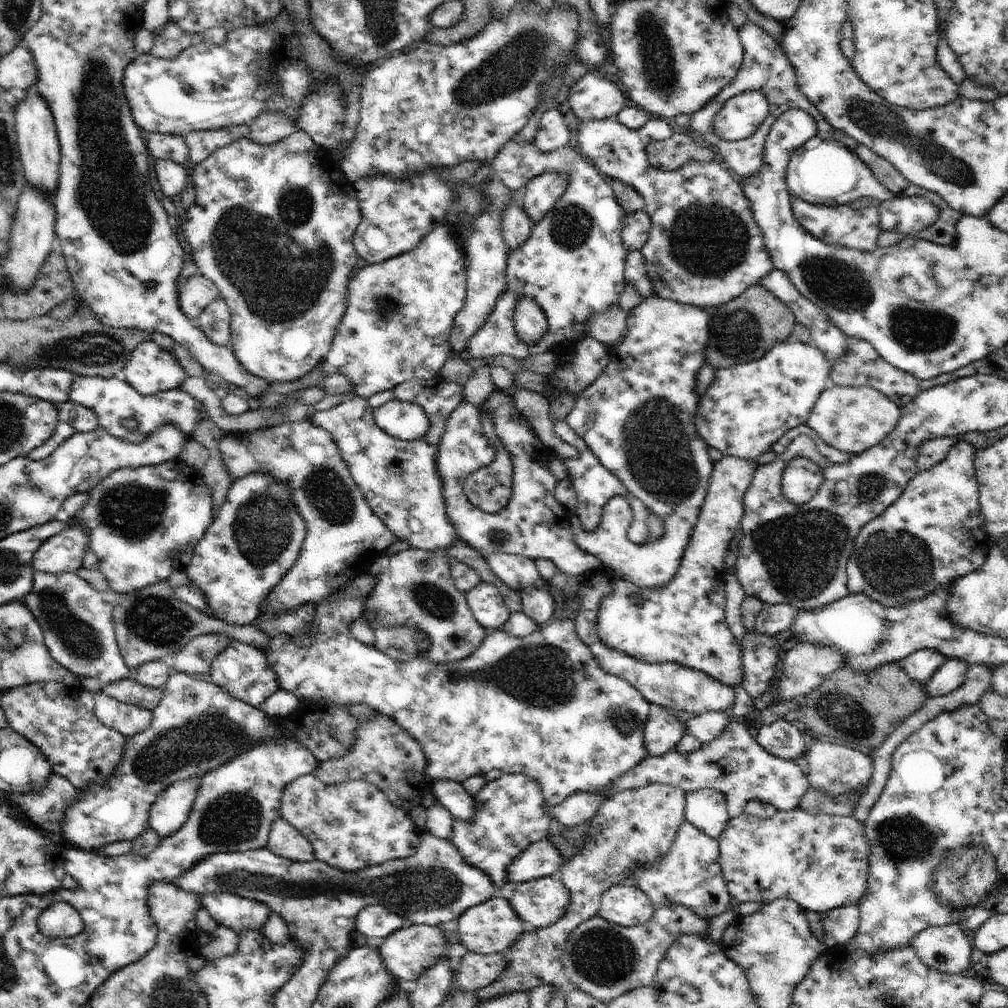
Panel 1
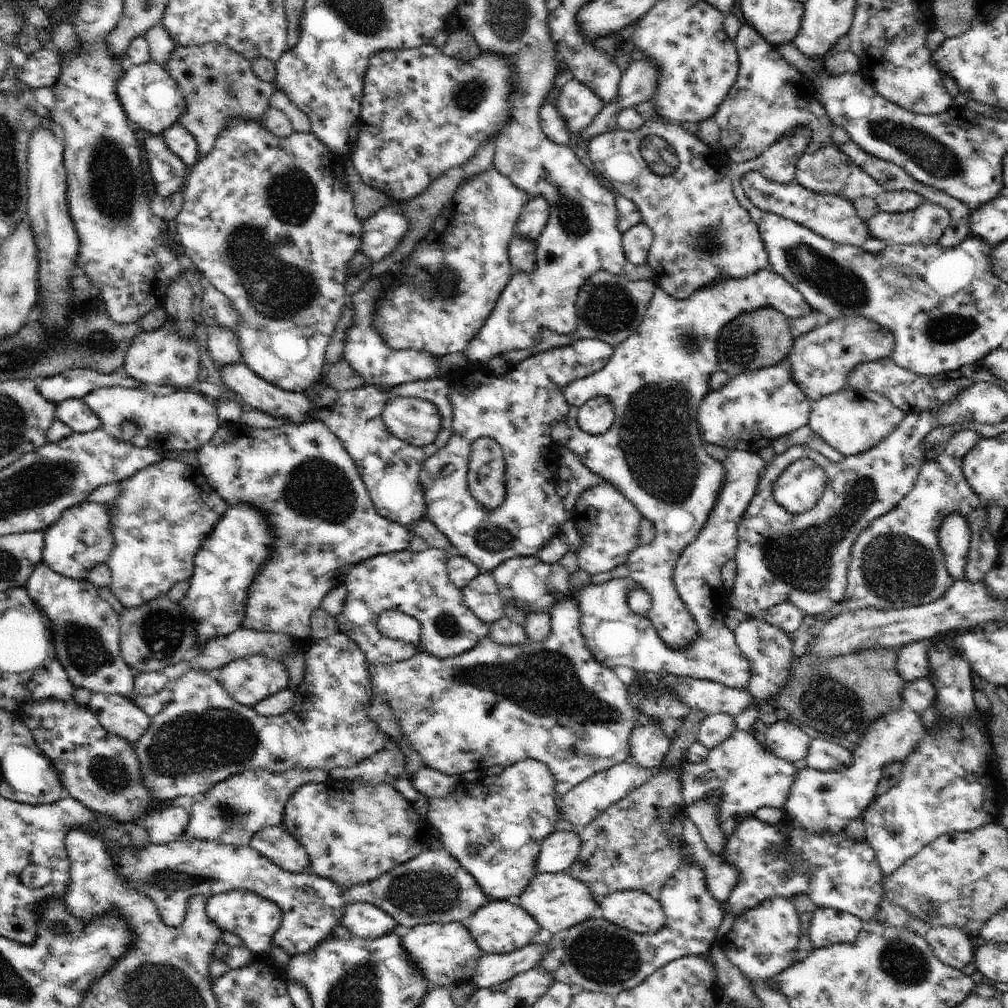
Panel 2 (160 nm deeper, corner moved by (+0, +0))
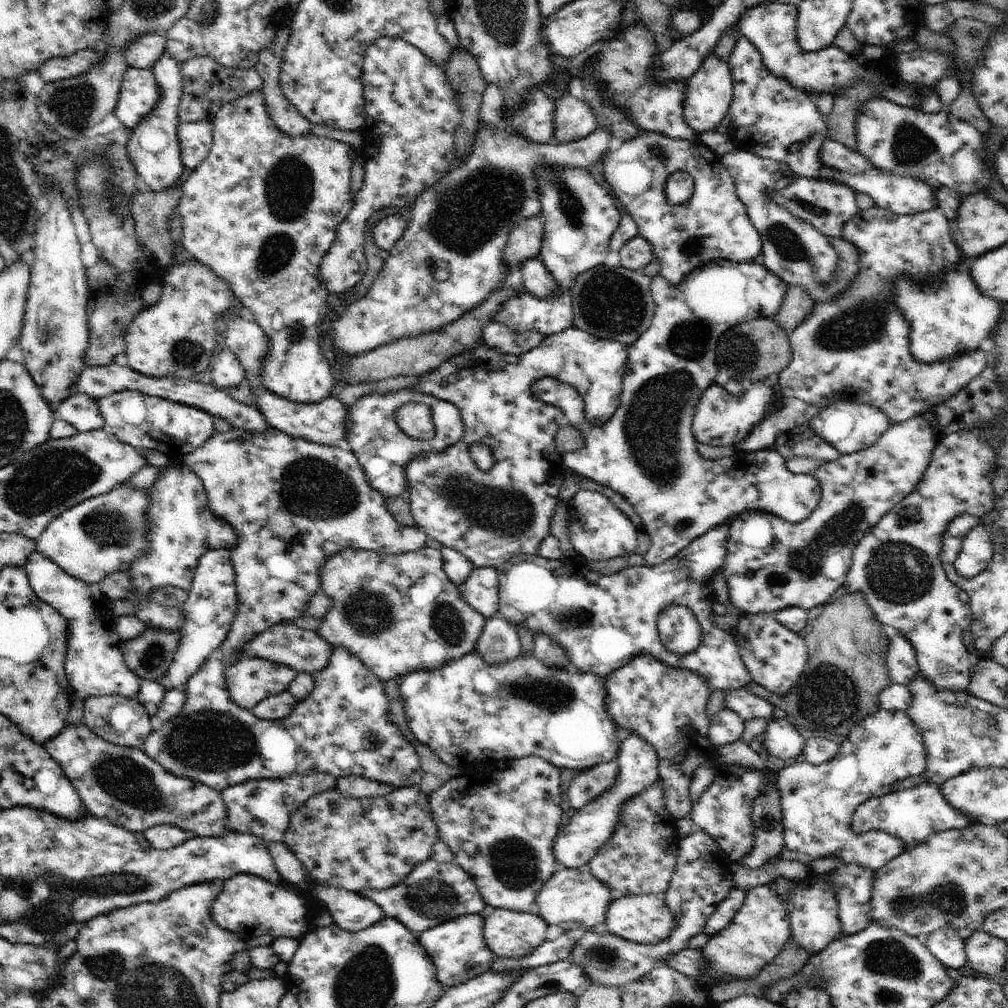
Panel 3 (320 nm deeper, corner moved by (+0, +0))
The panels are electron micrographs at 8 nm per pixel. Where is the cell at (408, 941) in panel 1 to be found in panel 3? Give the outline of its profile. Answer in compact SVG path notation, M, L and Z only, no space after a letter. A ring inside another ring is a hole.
M480 914L462 915L419 934L419 943L435 964L438 980L443 985L455 987L491 970L491 963L498 957L486 944L484 919Z

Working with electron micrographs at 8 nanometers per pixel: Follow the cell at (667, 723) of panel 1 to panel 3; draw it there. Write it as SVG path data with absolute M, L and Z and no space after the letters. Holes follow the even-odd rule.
M630 735L619 746L615 761L618 763L618 774L613 787L608 787L602 794L591 800L586 806L577 810L565 827L556 835L553 851L559 868L582 869L588 866L589 860L612 838L621 821L621 808L634 795L650 788L659 780L659 760L656 749L642 737Z

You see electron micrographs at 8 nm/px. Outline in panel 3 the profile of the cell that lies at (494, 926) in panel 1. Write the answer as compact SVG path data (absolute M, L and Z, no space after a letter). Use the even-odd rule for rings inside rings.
M495 908L490 917L484 919L483 931L486 944L499 957L518 959L528 956L535 948L546 941L547 922L534 911L521 913L506 909Z

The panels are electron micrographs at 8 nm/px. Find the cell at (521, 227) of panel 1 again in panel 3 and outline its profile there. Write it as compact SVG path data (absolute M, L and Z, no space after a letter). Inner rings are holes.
M542 258L523 262L520 268L526 292L532 293L540 300L548 300L559 290L559 282L548 272Z

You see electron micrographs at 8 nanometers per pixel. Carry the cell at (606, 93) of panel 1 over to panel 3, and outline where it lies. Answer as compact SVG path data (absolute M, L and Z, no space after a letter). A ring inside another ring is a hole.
M568 92L556 101L552 144L563 145L583 139L596 129L597 120L586 101L578 100Z

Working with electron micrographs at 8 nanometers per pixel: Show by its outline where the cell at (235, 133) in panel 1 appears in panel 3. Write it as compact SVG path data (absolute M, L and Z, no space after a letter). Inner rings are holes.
M194 57L186 61L181 66L181 78L181 99L177 112L180 123L212 121L222 106L263 87L256 69L230 68L216 62L212 57Z

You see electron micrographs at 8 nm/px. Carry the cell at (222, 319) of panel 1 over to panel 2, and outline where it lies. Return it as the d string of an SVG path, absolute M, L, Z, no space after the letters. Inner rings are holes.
M217 325L208 326L207 330L208 348L218 370L243 362L239 338L232 331L219 329Z

